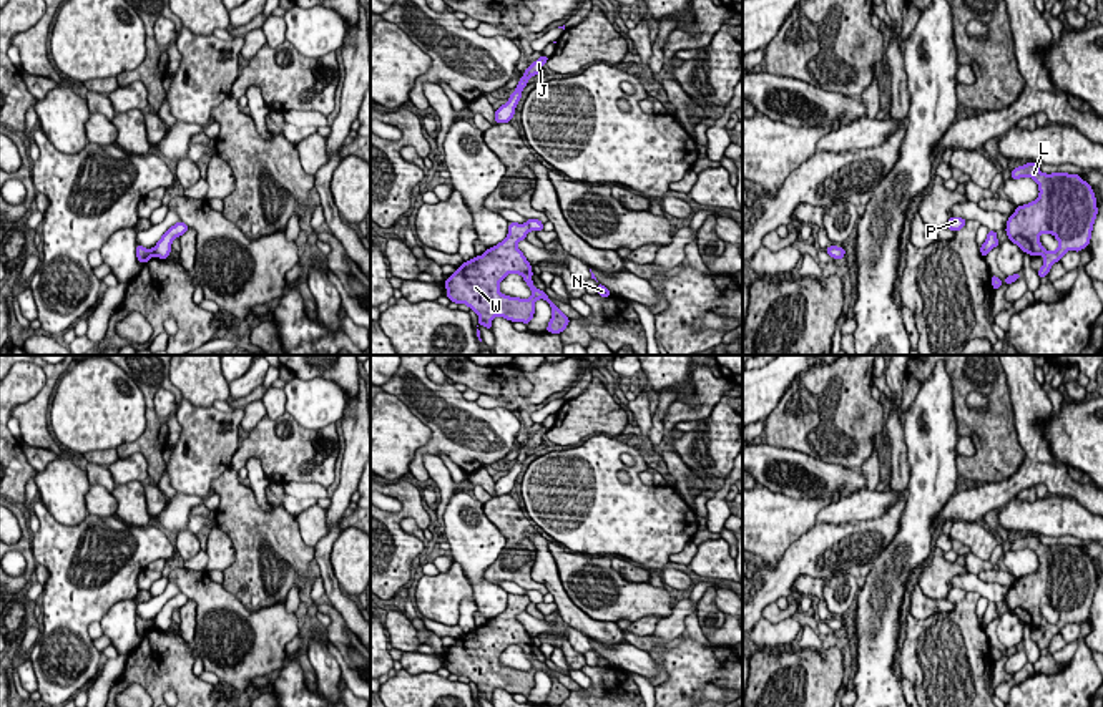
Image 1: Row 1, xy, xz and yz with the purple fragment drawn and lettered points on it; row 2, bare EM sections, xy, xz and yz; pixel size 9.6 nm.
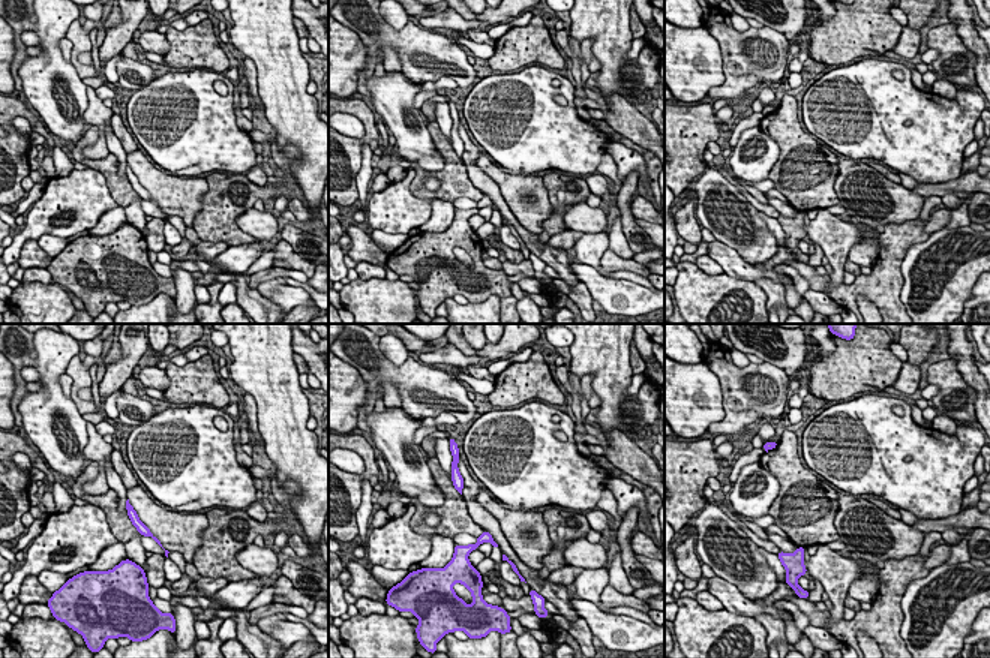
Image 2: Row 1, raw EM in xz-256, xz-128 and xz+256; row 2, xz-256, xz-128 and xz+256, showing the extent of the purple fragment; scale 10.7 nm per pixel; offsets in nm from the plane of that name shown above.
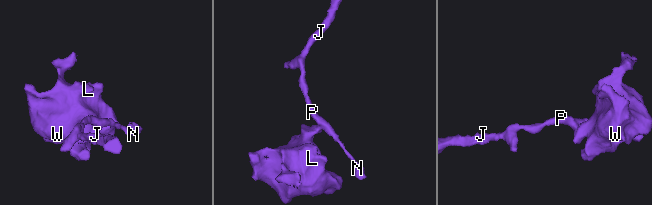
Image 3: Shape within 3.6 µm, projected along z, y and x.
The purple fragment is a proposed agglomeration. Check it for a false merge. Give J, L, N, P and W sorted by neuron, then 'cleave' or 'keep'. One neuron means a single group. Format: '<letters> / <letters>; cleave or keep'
J N P / L W; cleave

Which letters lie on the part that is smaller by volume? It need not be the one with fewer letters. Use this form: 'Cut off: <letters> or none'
Cut off: L, W

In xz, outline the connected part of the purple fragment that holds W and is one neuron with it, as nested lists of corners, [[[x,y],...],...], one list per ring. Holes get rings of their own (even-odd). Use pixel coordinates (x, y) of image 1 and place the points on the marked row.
[[[508,222],[507,237],[493,247],[488,247],[482,256],[463,262],[457,271],[444,280],[450,302],[465,304],[478,315],[478,325],[492,329],[495,317],[503,317],[510,322],[523,322],[525,325],[535,315],[535,302],[543,299],[552,307],[552,319],[547,332],[561,334],[570,319],[550,300],[545,290],[533,285],[532,264],[517,247],[527,239],[530,227],[527,222]],[[508,274],[518,274],[527,282],[532,295],[528,299],[510,297],[500,292],[498,285]]]

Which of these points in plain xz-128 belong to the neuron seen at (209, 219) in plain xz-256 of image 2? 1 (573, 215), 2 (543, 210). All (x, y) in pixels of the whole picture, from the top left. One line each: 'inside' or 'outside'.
1: outside
2: outside

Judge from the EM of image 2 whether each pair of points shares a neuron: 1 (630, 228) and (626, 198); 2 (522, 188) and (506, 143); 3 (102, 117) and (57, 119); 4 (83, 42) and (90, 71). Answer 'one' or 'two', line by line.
1: one
2: two
3: two
4: one

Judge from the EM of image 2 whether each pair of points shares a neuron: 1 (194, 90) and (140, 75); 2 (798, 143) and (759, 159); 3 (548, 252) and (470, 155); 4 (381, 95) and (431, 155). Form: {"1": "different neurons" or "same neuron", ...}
{"1": "different neurons", "2": "different neurons", "3": "same neuron", "4": "same neuron"}

